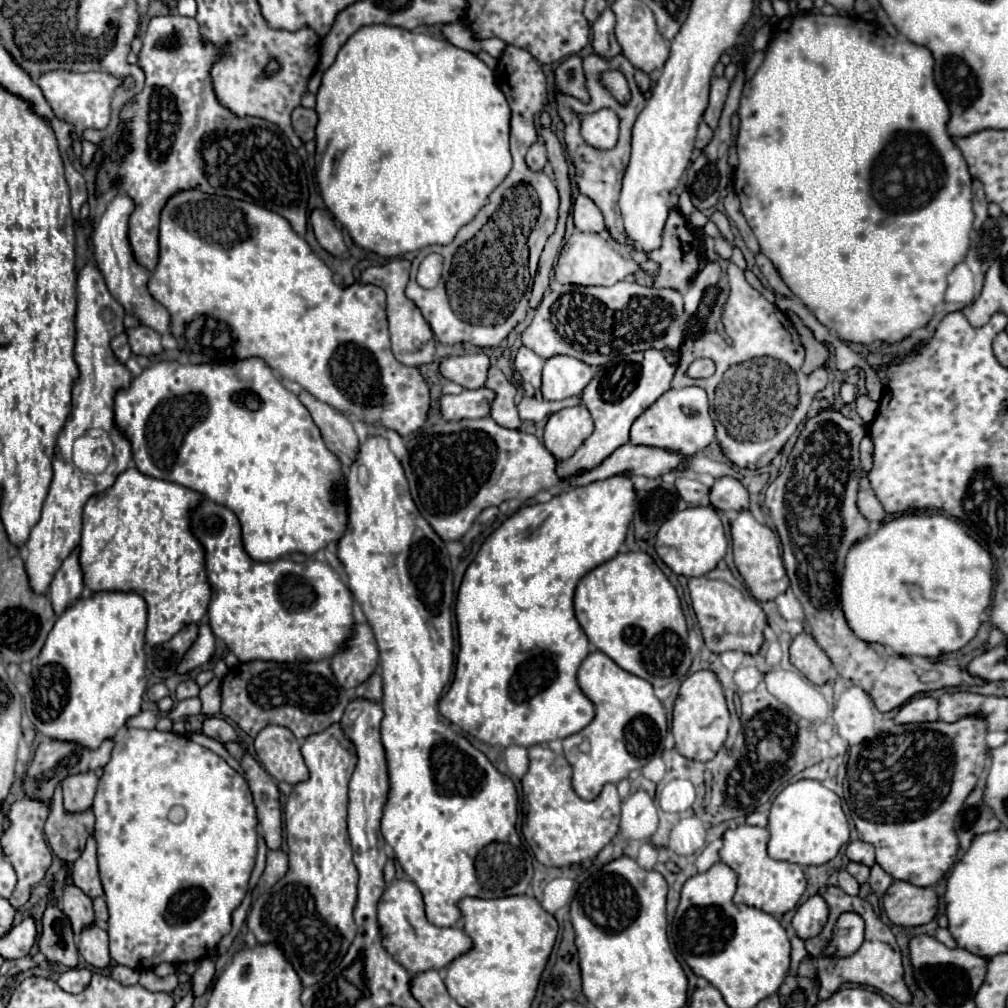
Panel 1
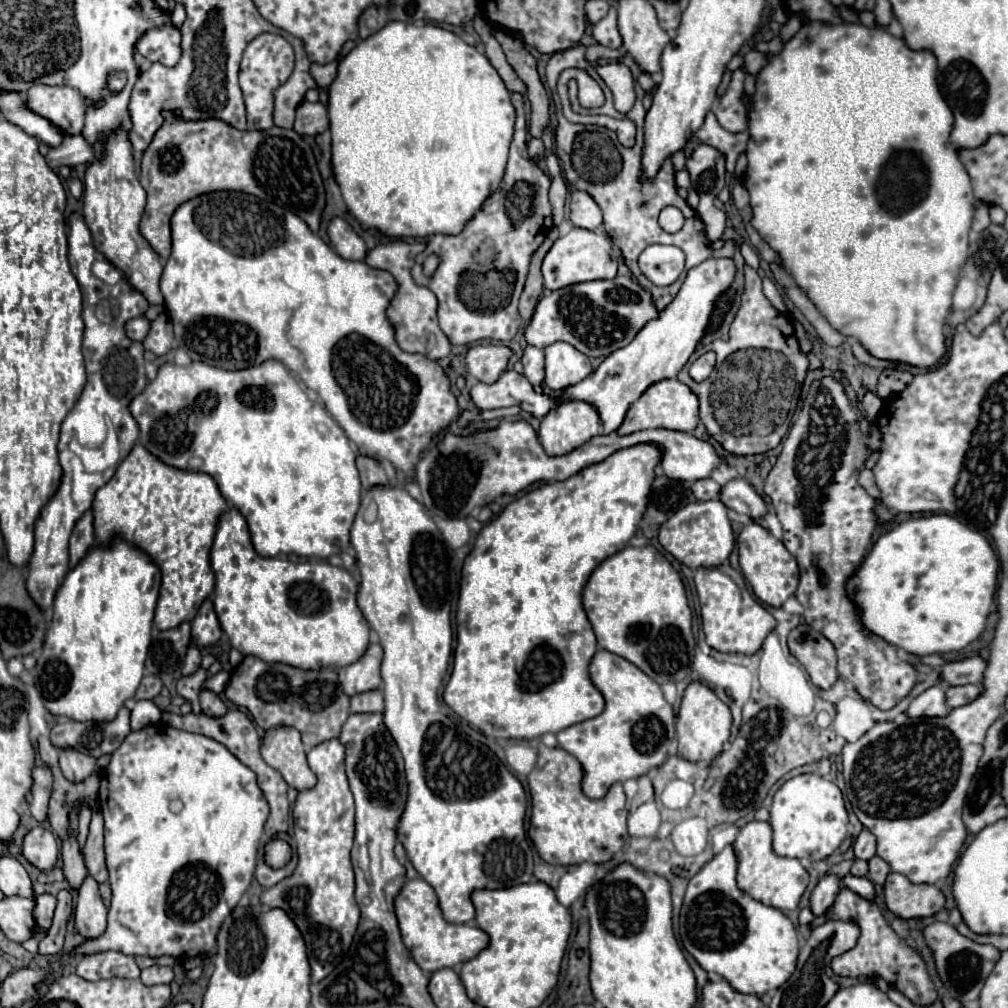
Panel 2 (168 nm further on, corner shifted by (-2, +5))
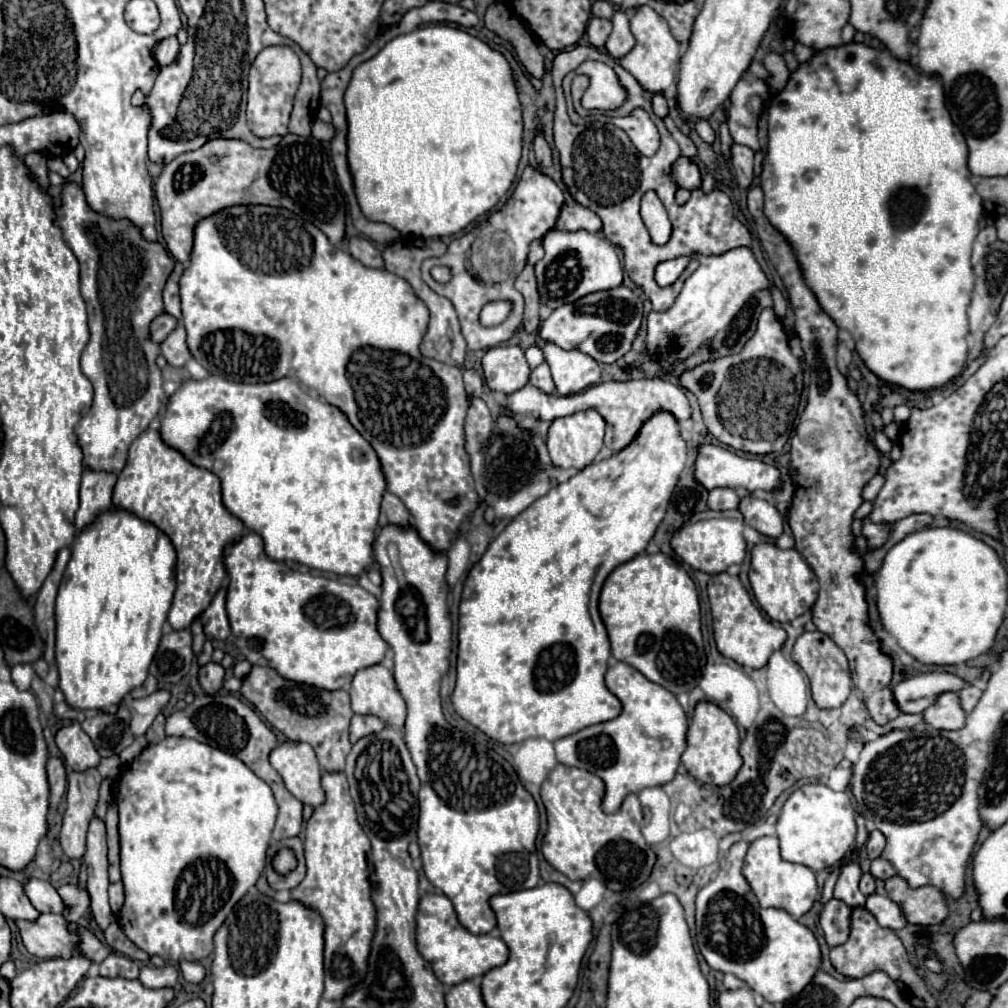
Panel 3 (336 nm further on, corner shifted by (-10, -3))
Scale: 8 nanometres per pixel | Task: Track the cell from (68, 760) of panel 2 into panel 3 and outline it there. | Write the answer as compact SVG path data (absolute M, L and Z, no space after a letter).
M72 722L56 732L56 746L60 748L66 764L72 764L74 770L94 768L100 762L100 756L86 732L82 732L80 722Z

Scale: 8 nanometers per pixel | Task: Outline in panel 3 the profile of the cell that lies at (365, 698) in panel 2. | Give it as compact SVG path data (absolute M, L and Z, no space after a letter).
M354 716L352 718L352 724L350 724L350 742L356 744L362 736L368 736L368 734L374 734L374 732L380 732L384 728L384 722L376 716Z

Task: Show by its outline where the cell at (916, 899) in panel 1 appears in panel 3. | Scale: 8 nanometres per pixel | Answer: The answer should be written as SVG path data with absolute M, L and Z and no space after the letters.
M892 876L886 880L886 892L904 910L910 924L934 926L948 914L944 894L934 886L920 886L914 890L900 876Z

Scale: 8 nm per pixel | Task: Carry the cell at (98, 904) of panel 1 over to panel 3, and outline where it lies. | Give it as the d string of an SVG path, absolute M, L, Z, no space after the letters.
M122 882L110 884L108 896L110 896L110 908L112 908L114 912L118 912L118 910L122 908L122 904L124 904L124 888L122 888Z

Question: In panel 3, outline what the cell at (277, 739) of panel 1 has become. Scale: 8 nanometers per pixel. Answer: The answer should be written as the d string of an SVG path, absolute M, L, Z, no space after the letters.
M284 742L270 752L270 764L302 804L316 808L324 802L324 790L320 786L322 770L310 744Z

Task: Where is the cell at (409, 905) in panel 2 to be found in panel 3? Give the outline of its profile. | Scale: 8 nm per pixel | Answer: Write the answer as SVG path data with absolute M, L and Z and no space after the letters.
M426 894L418 906L418 950L432 964L436 978L446 984L454 986L474 976L484 976L488 970L506 964L508 960L508 946L502 938L492 934L470 934L456 916L452 902L444 894Z

